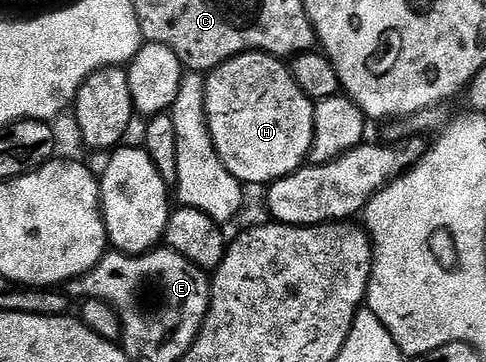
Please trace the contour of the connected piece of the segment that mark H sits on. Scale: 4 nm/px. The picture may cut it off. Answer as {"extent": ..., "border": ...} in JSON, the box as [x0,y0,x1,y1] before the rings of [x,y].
{"extent":[204,52,315,186],"border":[[[242,52],[211,69],[205,76],[204,104],[208,129],[221,162],[244,185],[270,186],[290,172],[298,172],[311,155],[315,104],[293,82],[290,67],[266,52]]]}

